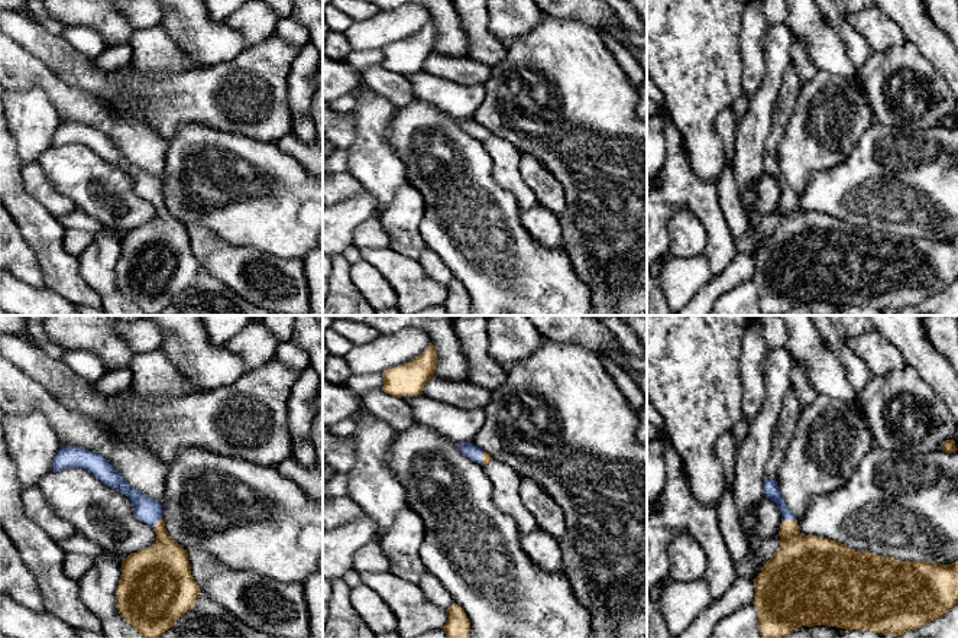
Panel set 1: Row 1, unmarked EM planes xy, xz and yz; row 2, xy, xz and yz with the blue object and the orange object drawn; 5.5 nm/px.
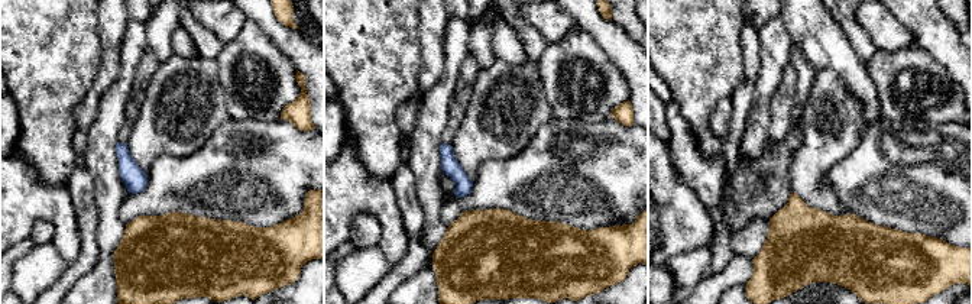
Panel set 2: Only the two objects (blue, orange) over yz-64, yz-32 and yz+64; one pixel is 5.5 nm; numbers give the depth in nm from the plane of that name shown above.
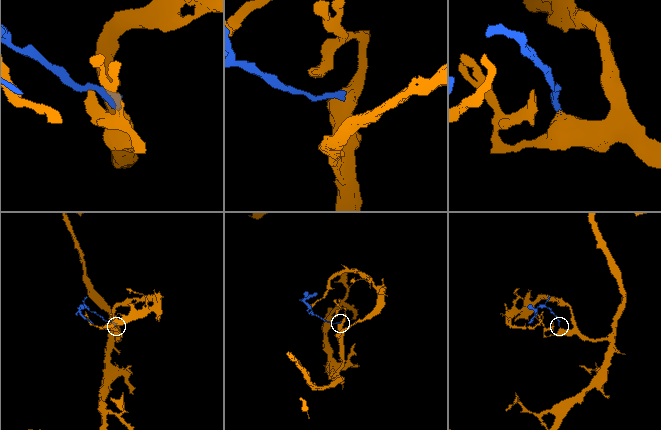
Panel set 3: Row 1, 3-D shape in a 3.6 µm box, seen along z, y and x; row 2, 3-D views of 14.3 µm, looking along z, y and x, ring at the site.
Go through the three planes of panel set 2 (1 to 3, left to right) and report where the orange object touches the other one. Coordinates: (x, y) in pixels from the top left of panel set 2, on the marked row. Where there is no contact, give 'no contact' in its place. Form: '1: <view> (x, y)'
1: no contact
2: no contact
3: no contact

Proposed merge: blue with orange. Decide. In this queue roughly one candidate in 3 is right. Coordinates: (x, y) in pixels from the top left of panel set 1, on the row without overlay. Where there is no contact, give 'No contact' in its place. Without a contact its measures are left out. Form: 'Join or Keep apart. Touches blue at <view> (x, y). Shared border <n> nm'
Join. Touches blue at yz (789, 194). Shared border 90 nm

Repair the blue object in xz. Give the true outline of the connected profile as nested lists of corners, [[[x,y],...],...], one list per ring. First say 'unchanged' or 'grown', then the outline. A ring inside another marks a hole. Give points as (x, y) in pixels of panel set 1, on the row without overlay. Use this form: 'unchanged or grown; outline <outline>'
grown; outline [[[460,119],[459,124],[466,133],[469,133],[480,142],[488,140],[492,136],[492,133],[486,127],[483,127],[473,119]]]

